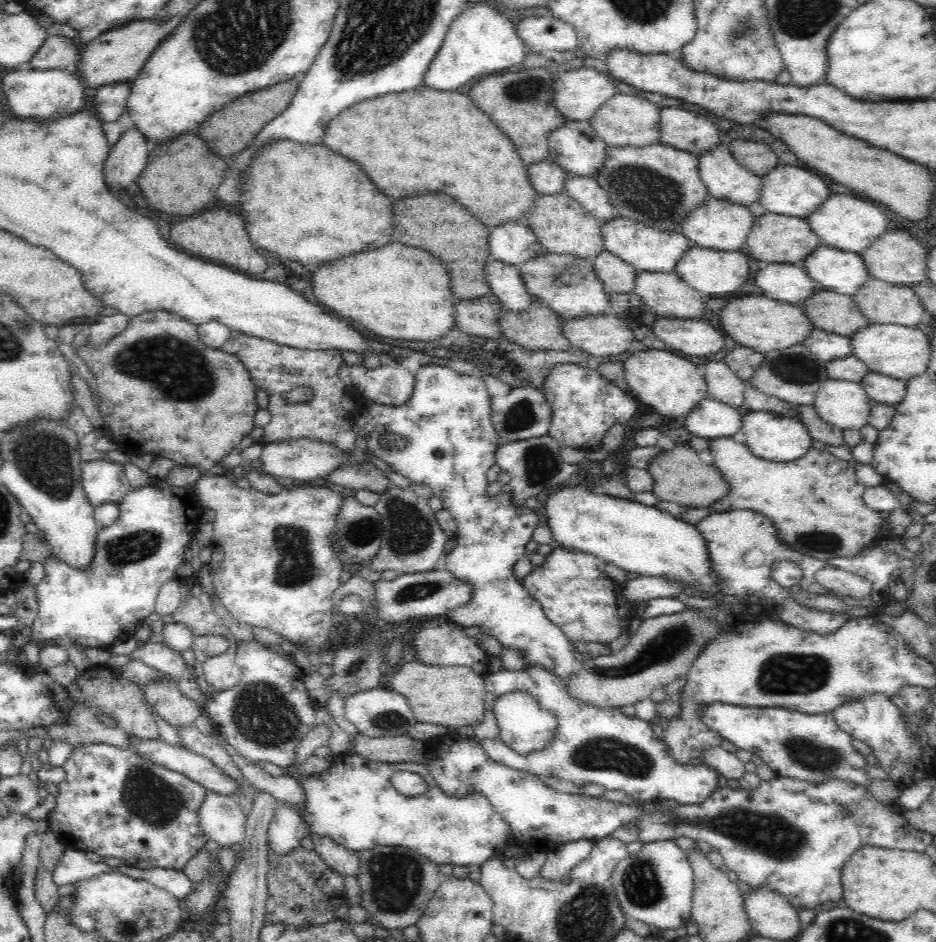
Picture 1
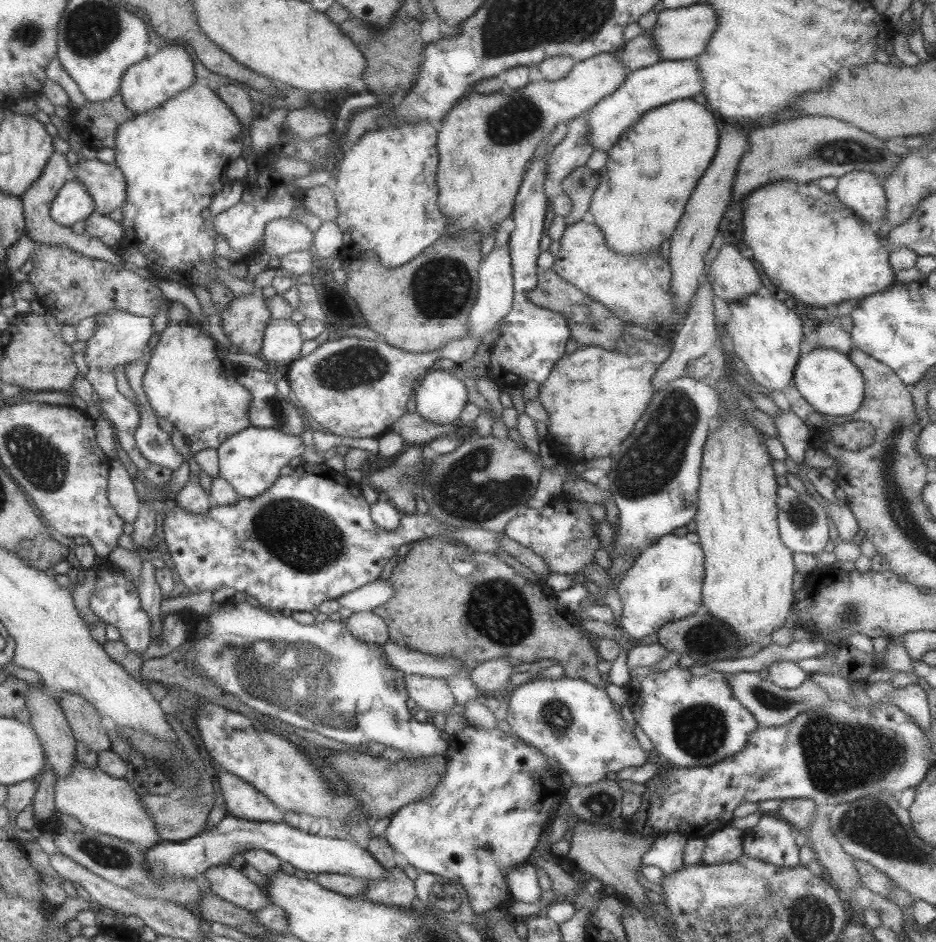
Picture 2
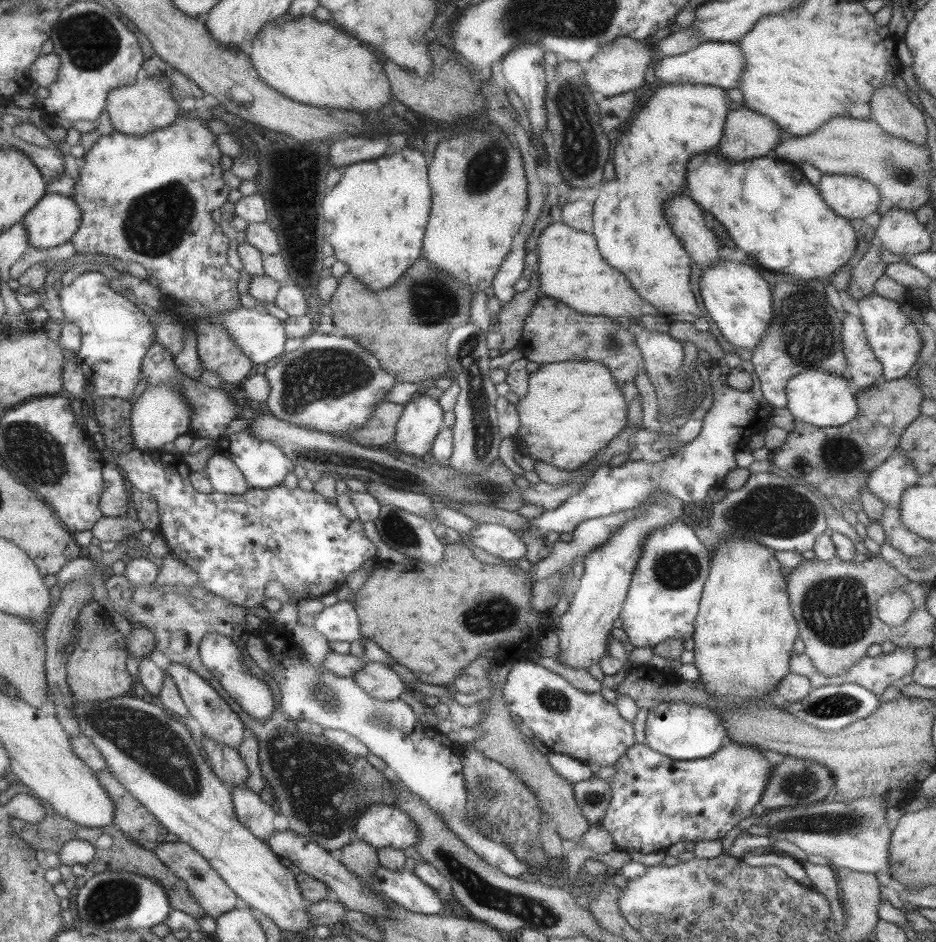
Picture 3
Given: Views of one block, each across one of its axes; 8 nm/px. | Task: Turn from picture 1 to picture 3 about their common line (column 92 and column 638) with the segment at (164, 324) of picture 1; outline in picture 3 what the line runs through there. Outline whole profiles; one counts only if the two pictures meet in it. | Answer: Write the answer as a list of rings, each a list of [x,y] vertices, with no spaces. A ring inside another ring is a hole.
[[[541,296],[531,307],[523,322],[521,340],[528,345],[522,356],[536,363],[591,360],[600,362],[611,373],[617,386],[631,382],[639,372],[645,372],[644,358],[637,348],[634,336],[611,317],[581,314],[567,305]]]

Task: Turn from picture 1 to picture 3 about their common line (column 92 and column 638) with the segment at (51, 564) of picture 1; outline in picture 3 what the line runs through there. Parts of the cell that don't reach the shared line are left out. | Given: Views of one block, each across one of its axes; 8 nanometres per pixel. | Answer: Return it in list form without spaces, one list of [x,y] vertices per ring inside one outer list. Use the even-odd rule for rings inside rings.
[[[675,519],[647,534],[618,616],[628,642],[637,648],[652,649],[668,638],[691,639],[709,562],[708,551],[695,536],[694,526]]]

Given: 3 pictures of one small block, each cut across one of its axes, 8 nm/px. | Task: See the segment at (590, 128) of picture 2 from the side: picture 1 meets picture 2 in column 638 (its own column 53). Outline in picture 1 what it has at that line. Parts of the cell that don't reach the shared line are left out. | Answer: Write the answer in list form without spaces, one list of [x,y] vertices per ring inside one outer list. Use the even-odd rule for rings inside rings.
[[[23,67],[6,74],[2,80],[2,92],[16,119],[34,119],[40,122],[78,112],[84,106],[86,90],[82,77],[70,69],[40,70]]]

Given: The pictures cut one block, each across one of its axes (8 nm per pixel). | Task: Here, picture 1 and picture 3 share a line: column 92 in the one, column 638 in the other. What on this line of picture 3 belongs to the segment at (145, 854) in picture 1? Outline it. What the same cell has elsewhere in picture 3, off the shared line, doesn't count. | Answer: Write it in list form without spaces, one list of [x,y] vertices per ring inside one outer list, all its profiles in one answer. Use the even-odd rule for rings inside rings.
[[[727,741],[723,746],[717,749],[711,756],[707,758],[700,758],[695,760],[676,761],[671,757],[665,756],[651,748],[644,743],[635,743],[619,757],[613,764],[615,773],[608,782],[611,789],[611,798],[608,800],[609,806],[605,810],[604,819],[599,819],[597,824],[609,832],[612,841],[619,851],[627,852],[641,852],[641,854],[649,854],[649,852],[665,851],[671,844],[677,841],[700,841],[700,840],[715,840],[721,839],[733,826],[739,821],[749,817],[752,814],[753,807],[760,802],[760,798],[765,788],[770,768],[774,765],[769,763],[763,755],[765,750],[760,750],[756,746],[747,746],[746,744],[735,744],[734,742]]]

